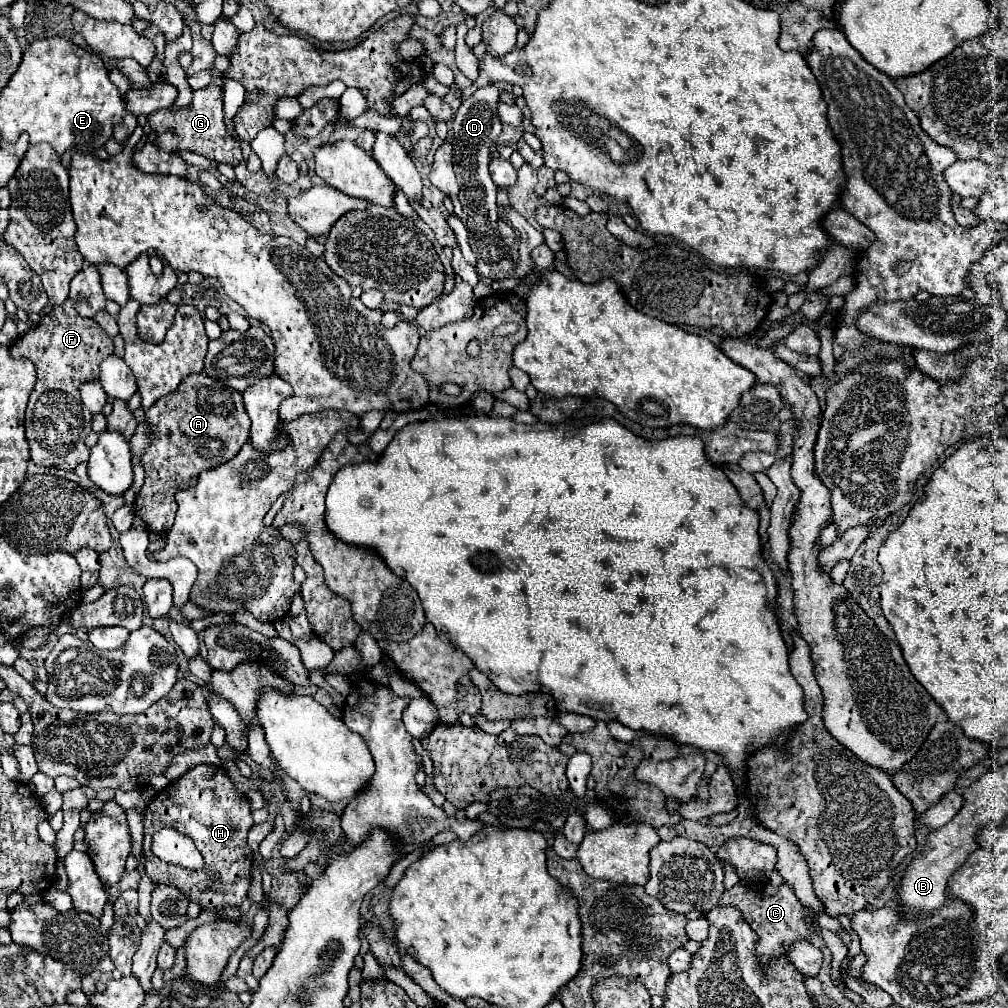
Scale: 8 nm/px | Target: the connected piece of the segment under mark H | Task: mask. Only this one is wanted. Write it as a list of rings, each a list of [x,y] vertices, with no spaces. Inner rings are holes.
[[[197,765],[153,797],[145,807],[145,871],[155,883],[179,887],[191,901],[199,903],[201,909],[241,905],[247,897],[253,867],[253,851],[249,851],[247,845],[247,833],[251,827],[253,817],[249,799],[235,789],[227,771],[215,765]],[[163,827],[173,827],[179,833],[189,835],[205,859],[205,869],[193,871],[157,859],[151,851],[151,837]]]

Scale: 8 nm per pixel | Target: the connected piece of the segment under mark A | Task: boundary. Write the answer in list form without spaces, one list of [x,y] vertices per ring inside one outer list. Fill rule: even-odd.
[[[205,373],[189,375],[181,385],[169,393],[169,397],[161,397],[147,409],[147,421],[153,425],[155,439],[147,453],[143,455],[143,467],[145,467],[145,483],[141,491],[137,493],[137,499],[133,503],[135,515],[139,515],[149,531],[167,533],[173,525],[175,517],[175,493],[179,489],[189,489],[197,483],[197,475],[207,469],[215,469],[227,461],[231,461],[241,447],[249,439],[249,415],[243,405],[243,395],[235,389],[229,389],[227,385],[221,385],[219,381],[211,379]]]

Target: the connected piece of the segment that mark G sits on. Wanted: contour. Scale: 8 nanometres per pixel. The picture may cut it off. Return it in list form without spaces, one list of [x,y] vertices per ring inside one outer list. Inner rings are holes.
[[[209,85],[199,91],[193,91],[193,101],[179,111],[173,111],[171,107],[157,109],[147,117],[153,133],[155,133],[155,147],[169,151],[169,153],[181,153],[181,151],[193,151],[205,157],[215,159],[217,163],[237,165],[243,159],[239,139],[231,137],[223,123],[223,89],[219,85]]]

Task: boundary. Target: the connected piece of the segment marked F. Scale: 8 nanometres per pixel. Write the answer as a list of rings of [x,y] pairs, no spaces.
[[[67,299],[63,305],[53,307],[37,327],[13,341],[9,351],[13,357],[25,357],[37,367],[37,383],[31,391],[25,419],[25,435],[33,463],[67,471],[85,463],[89,449],[83,441],[91,433],[93,413],[81,405],[79,385],[99,377],[99,363],[105,355],[113,353],[113,337],[97,321],[77,317],[73,301]]]

